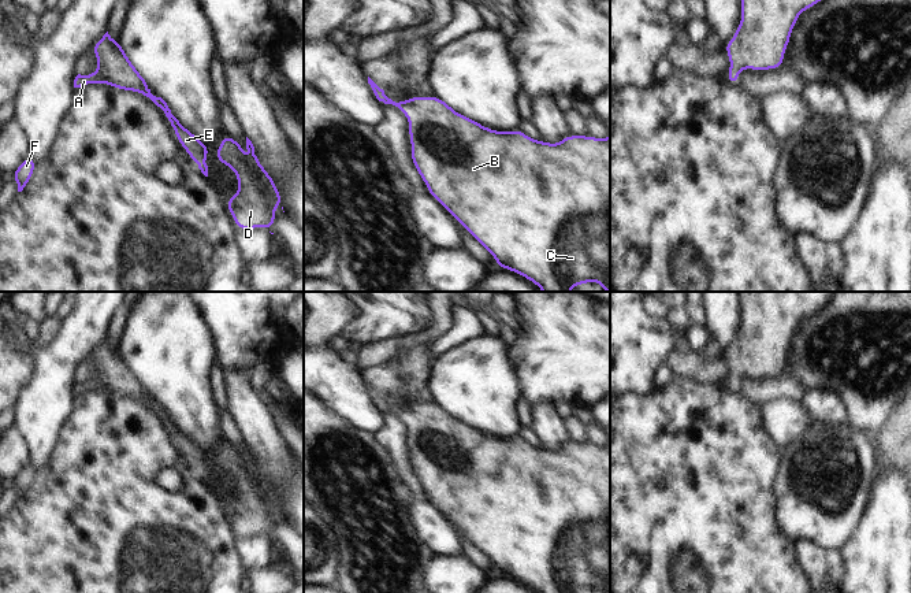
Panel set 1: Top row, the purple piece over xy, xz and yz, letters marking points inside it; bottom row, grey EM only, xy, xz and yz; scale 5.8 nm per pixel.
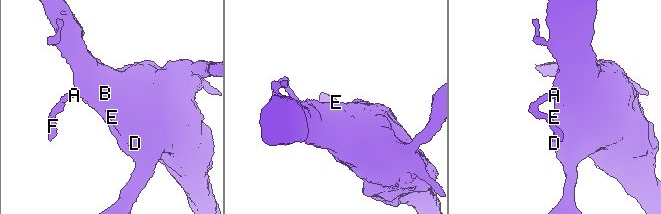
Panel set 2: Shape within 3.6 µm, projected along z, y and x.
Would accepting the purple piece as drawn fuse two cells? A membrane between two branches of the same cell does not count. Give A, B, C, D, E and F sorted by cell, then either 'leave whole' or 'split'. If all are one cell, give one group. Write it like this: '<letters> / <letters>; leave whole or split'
A B C D E F; leave whole

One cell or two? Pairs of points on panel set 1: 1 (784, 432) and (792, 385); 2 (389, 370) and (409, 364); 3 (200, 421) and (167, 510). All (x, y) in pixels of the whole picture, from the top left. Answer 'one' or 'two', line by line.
1: two
2: two
3: two

